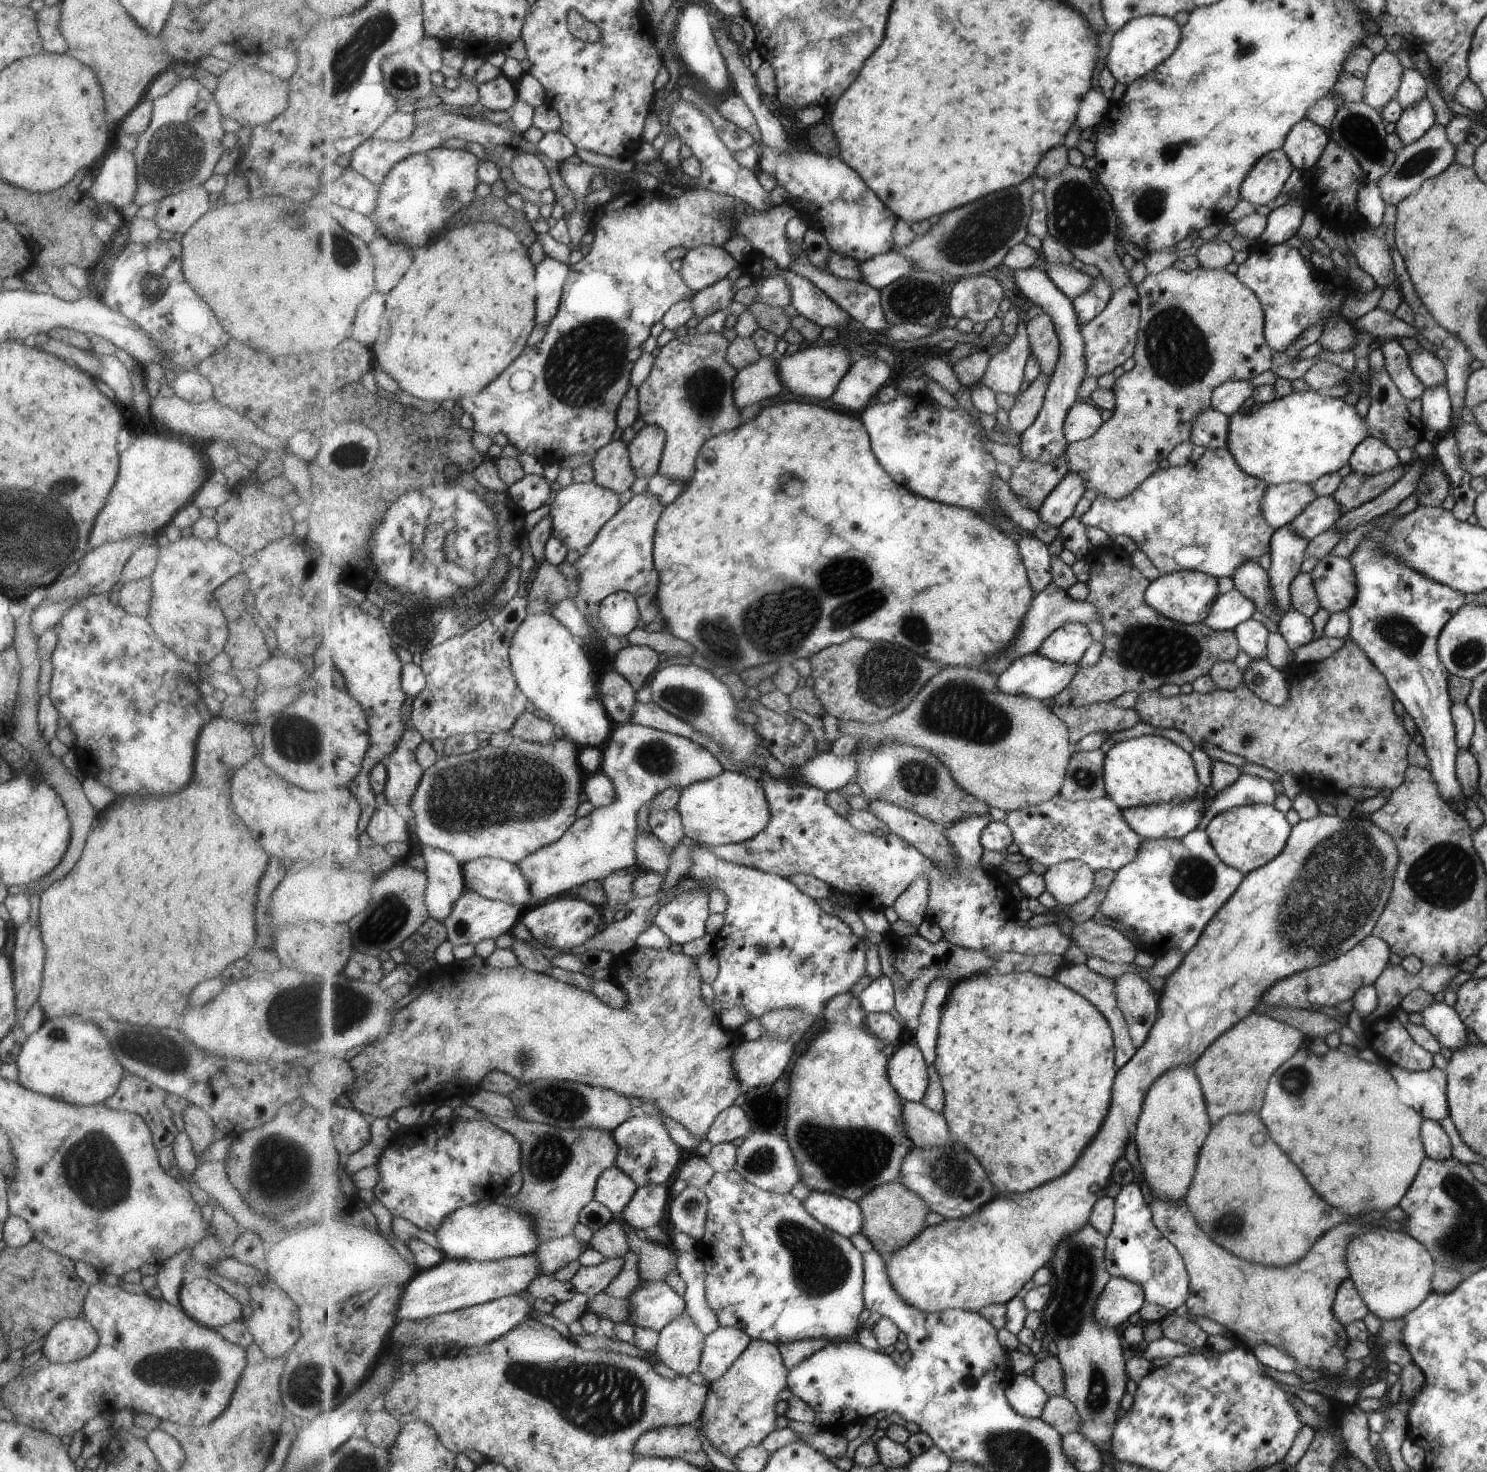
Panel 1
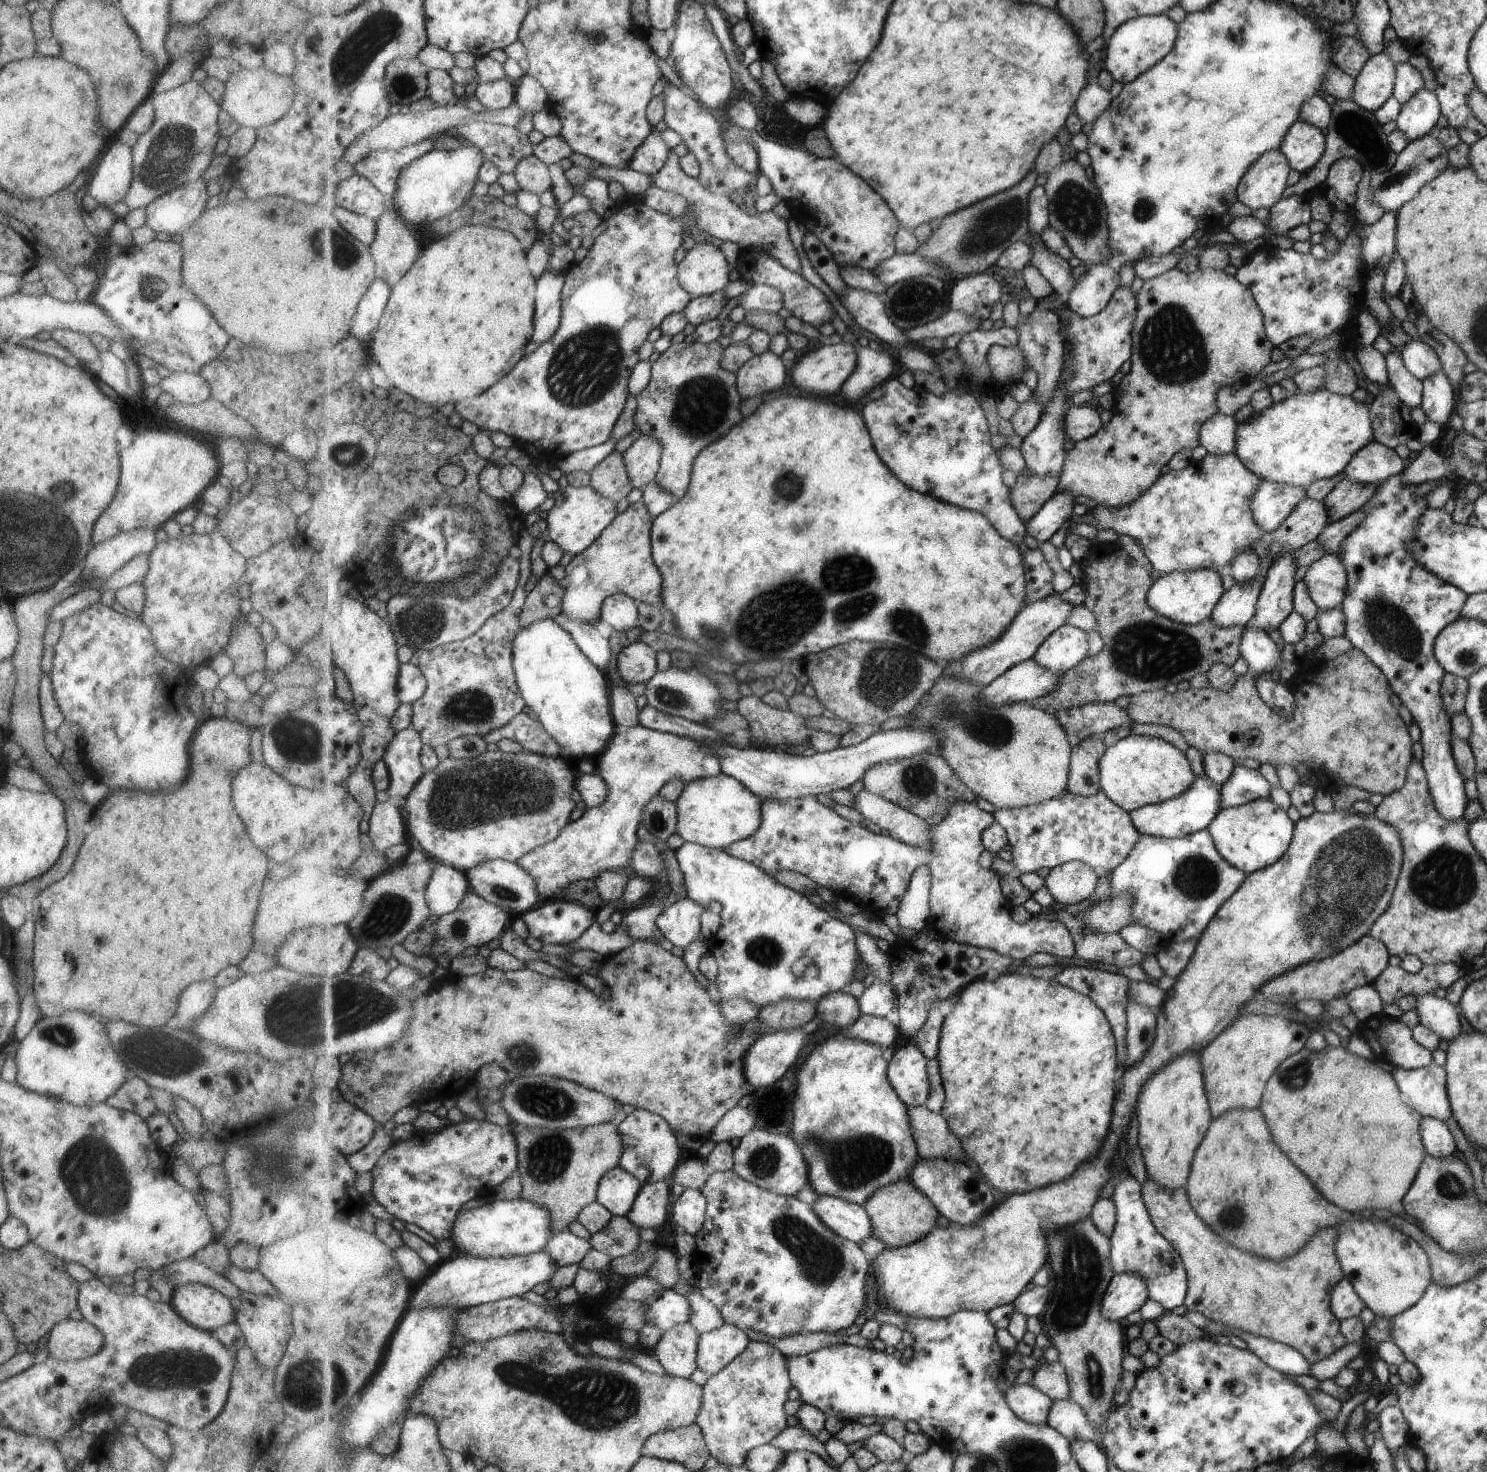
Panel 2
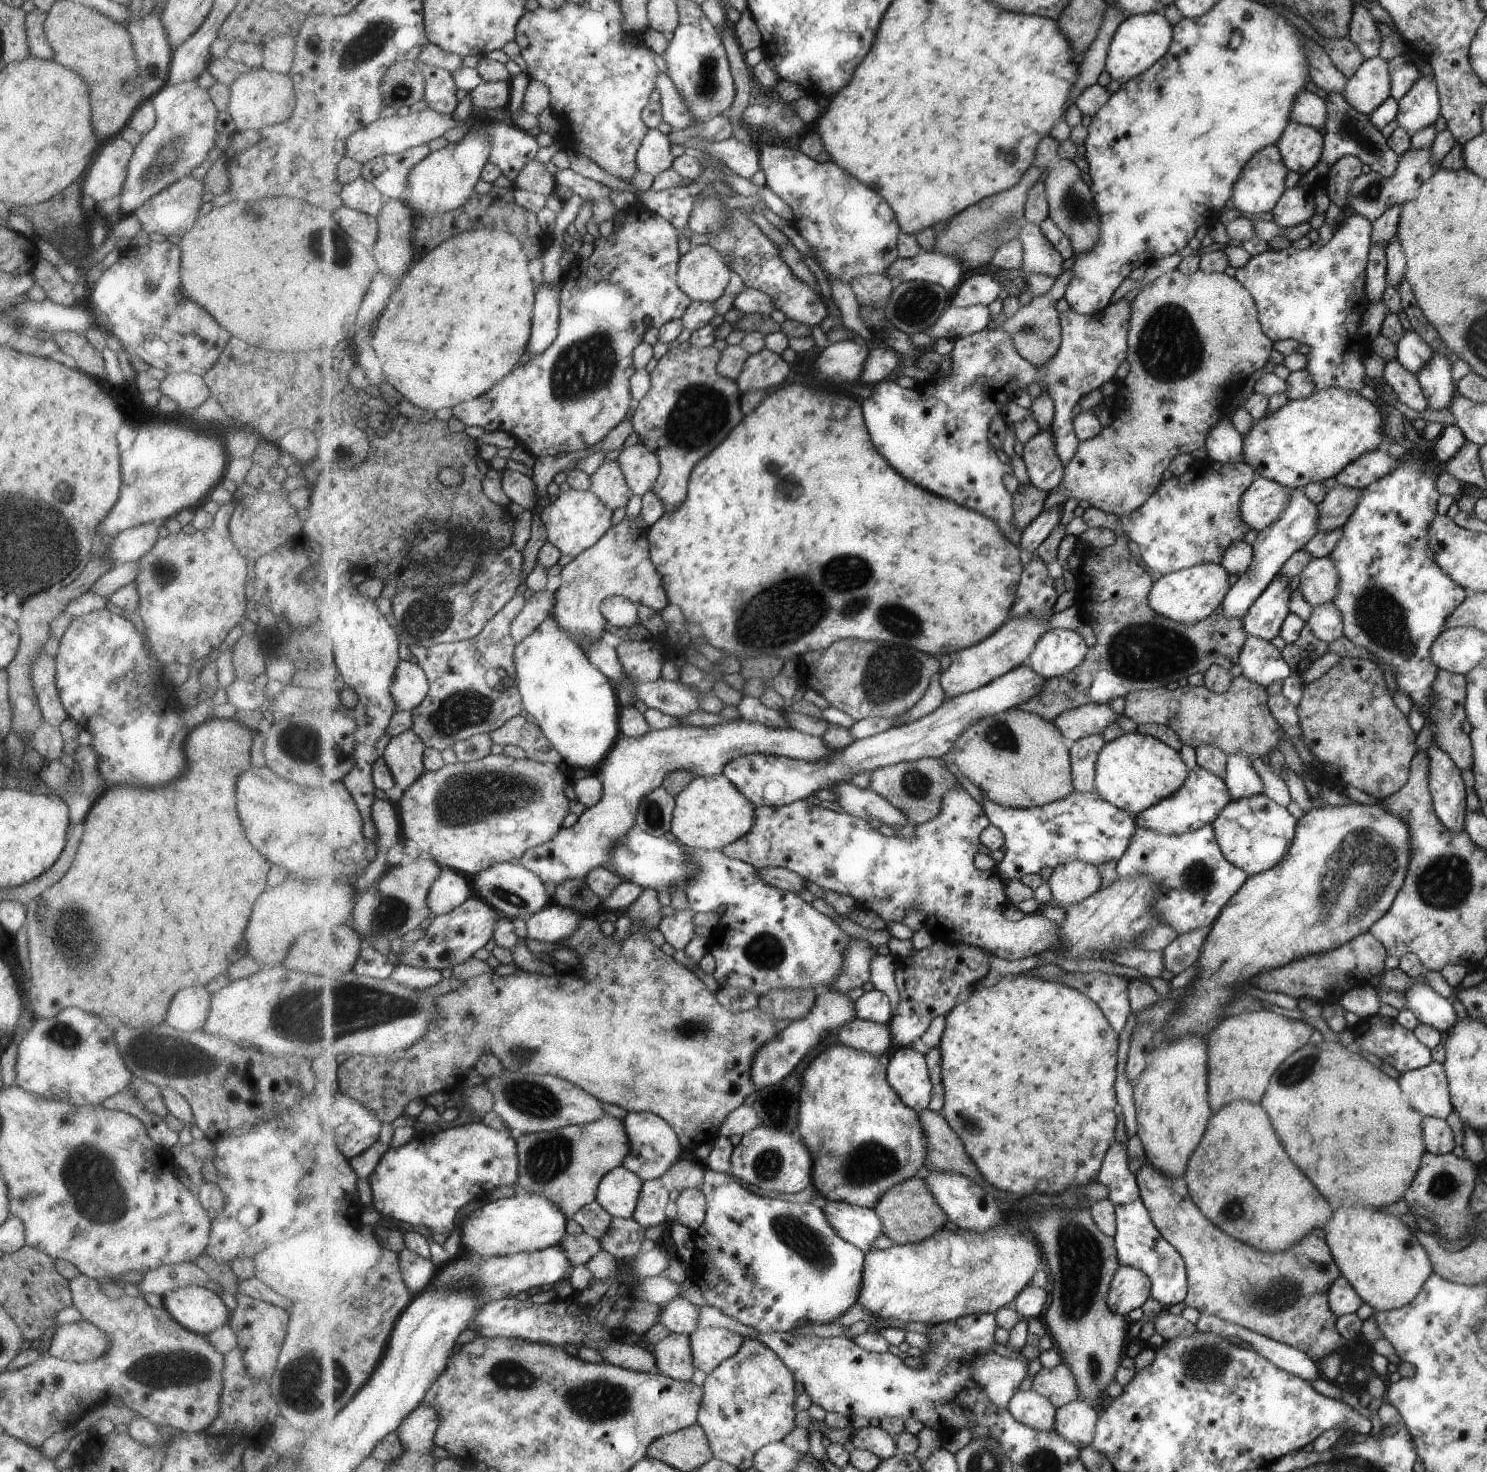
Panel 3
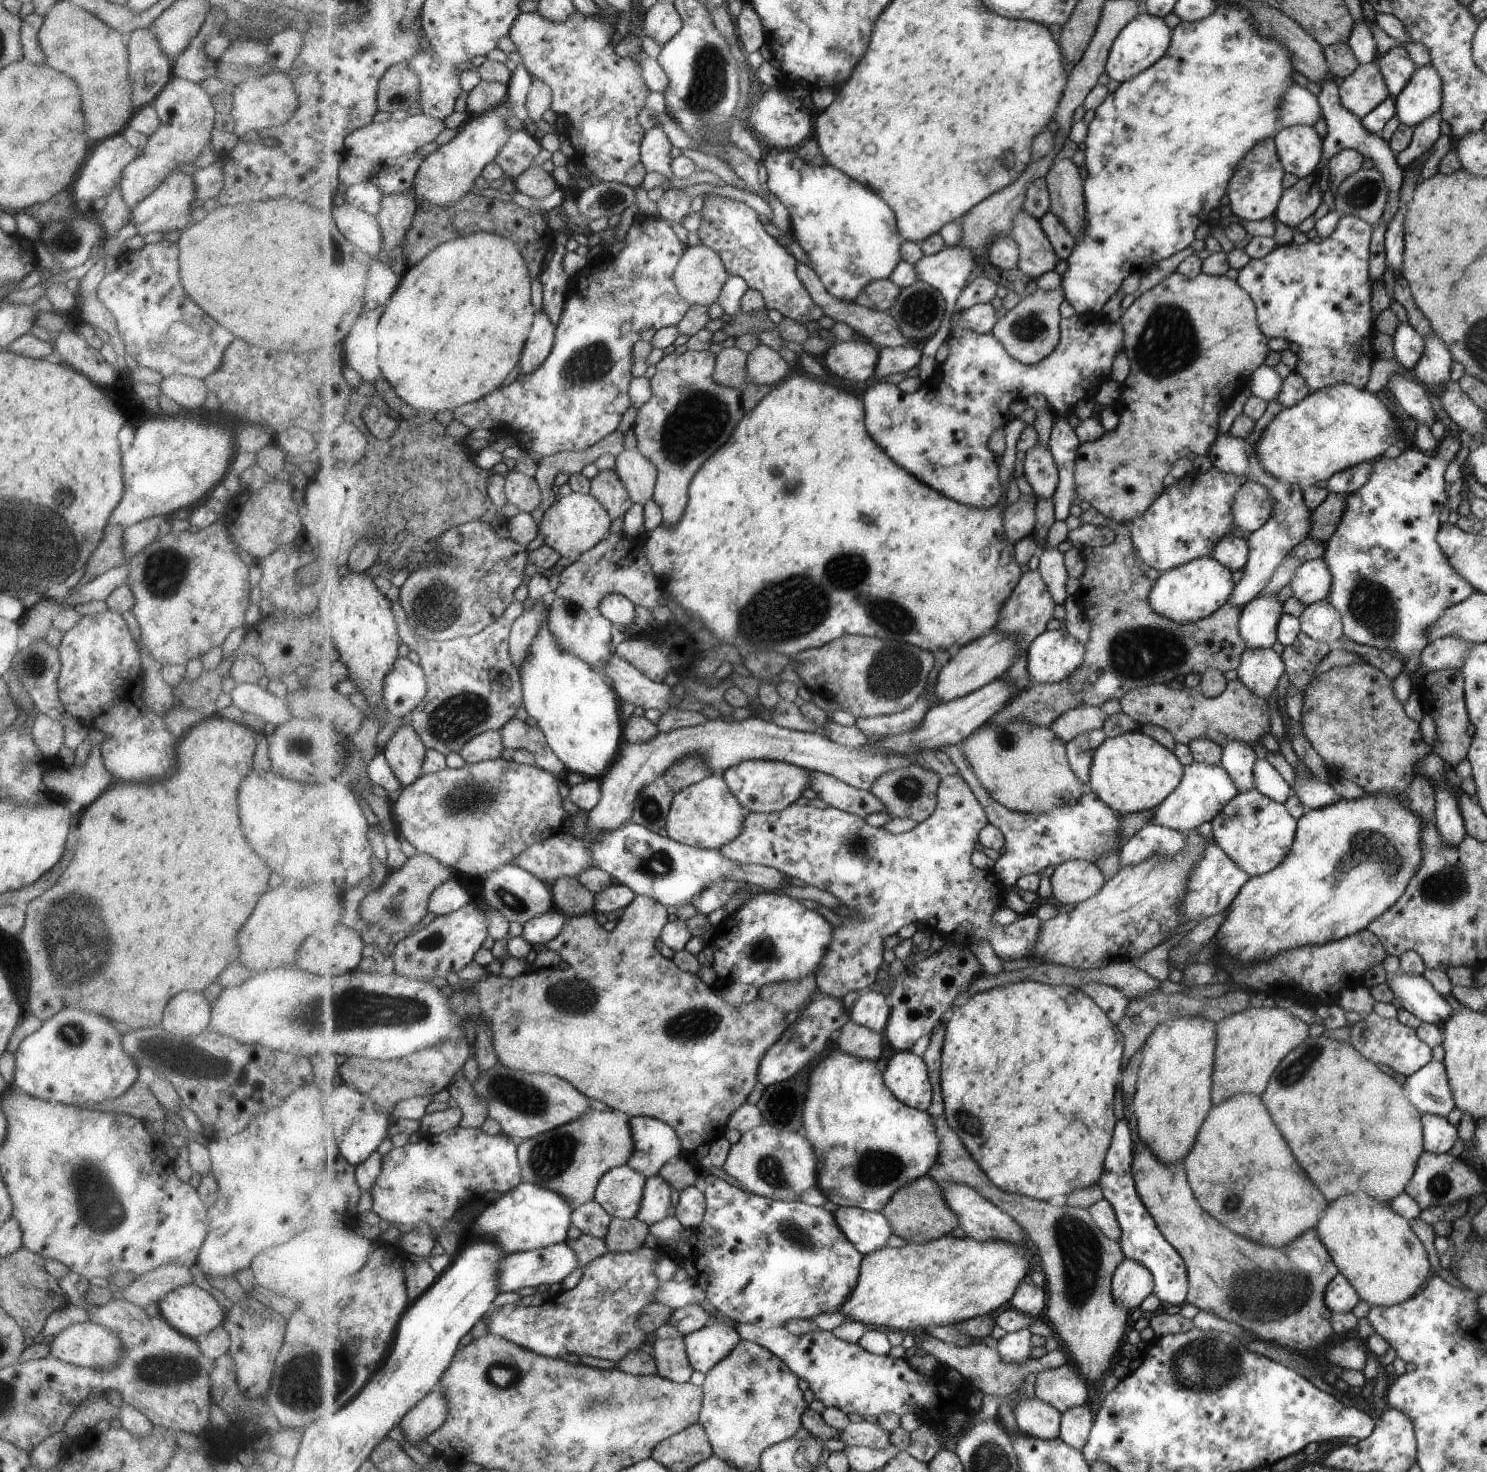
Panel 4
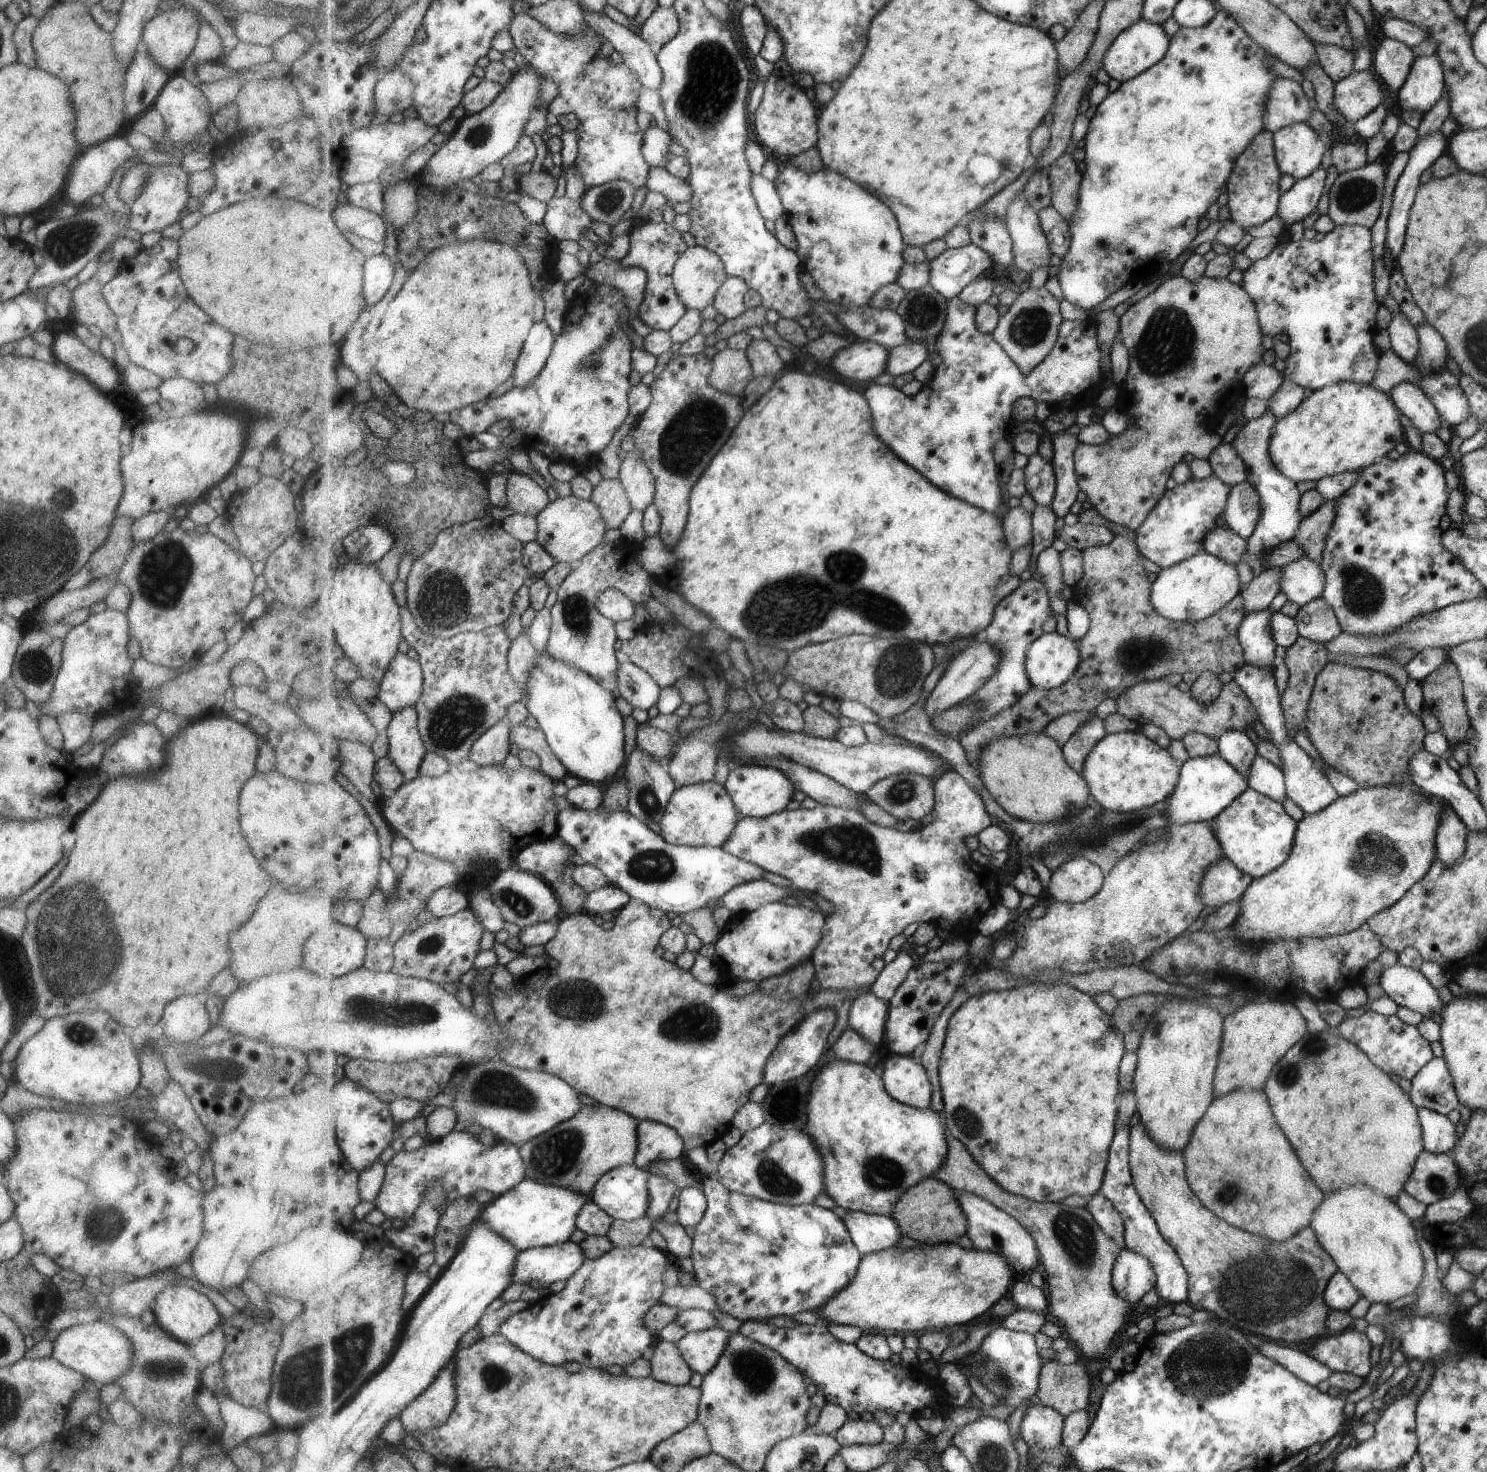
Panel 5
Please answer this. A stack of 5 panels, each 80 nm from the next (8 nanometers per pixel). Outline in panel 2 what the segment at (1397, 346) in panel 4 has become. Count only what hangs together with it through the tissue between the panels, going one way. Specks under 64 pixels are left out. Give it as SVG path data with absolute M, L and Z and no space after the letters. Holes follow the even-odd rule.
M1411 339L1400 351L1406 369L1420 381L1442 368L1435 351L1423 341Z

